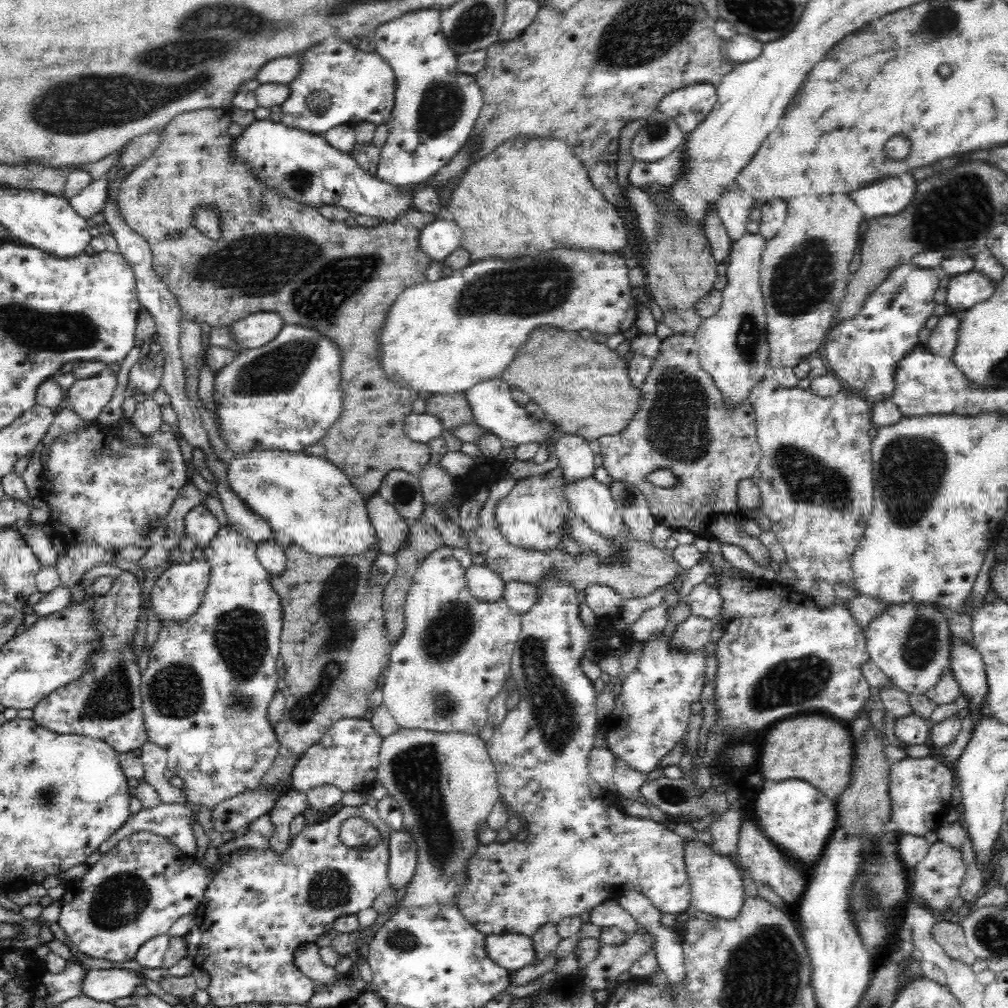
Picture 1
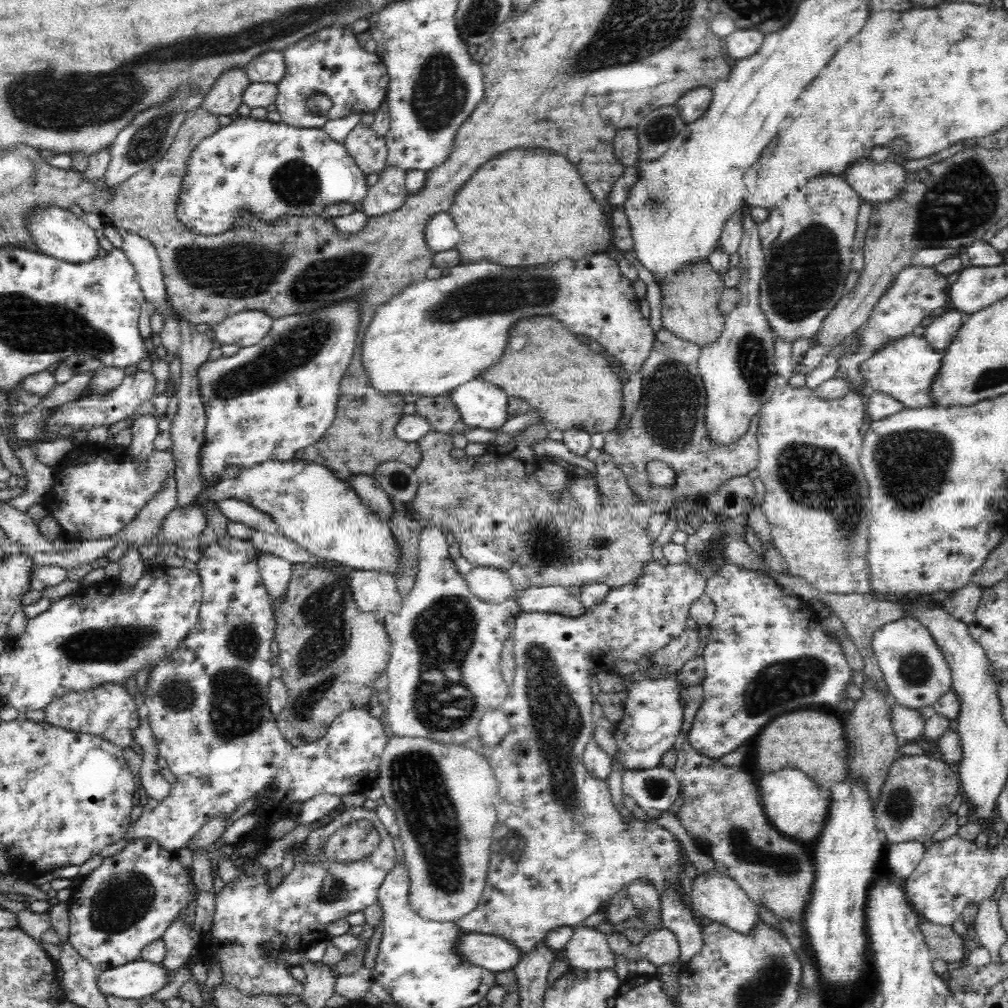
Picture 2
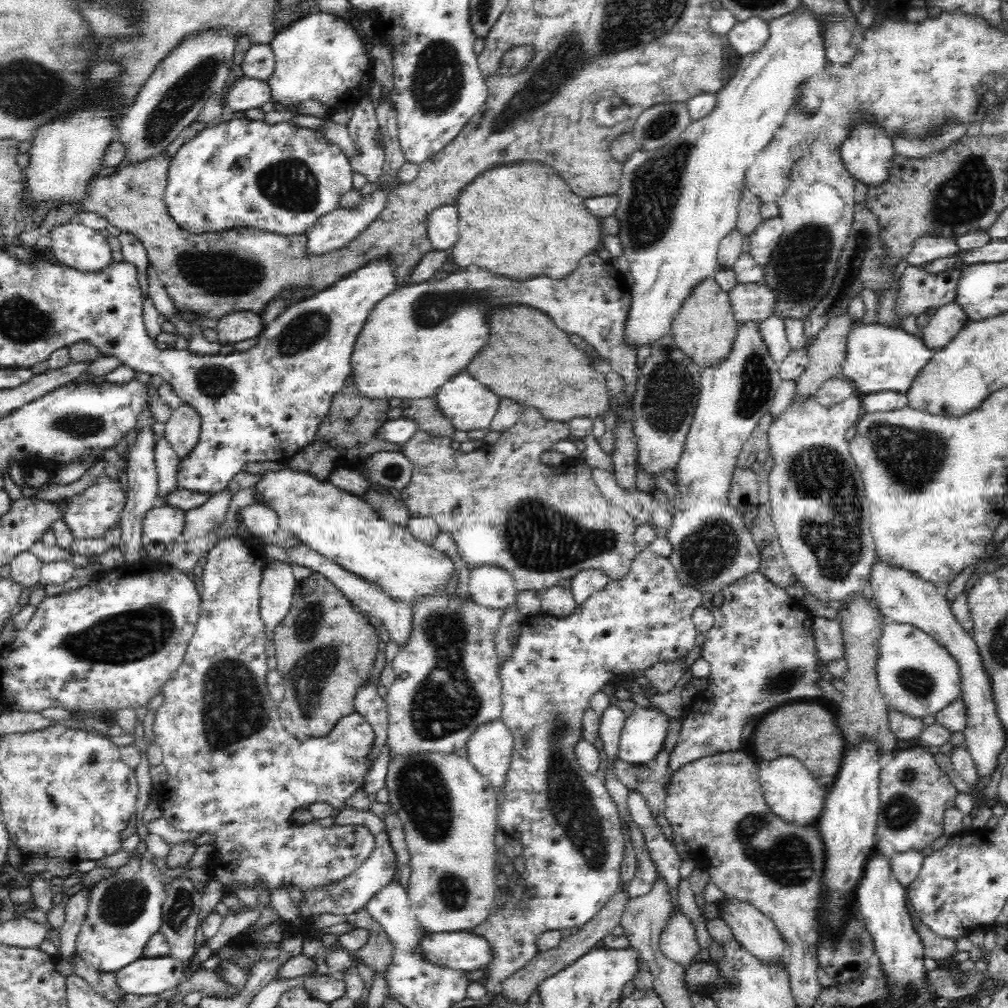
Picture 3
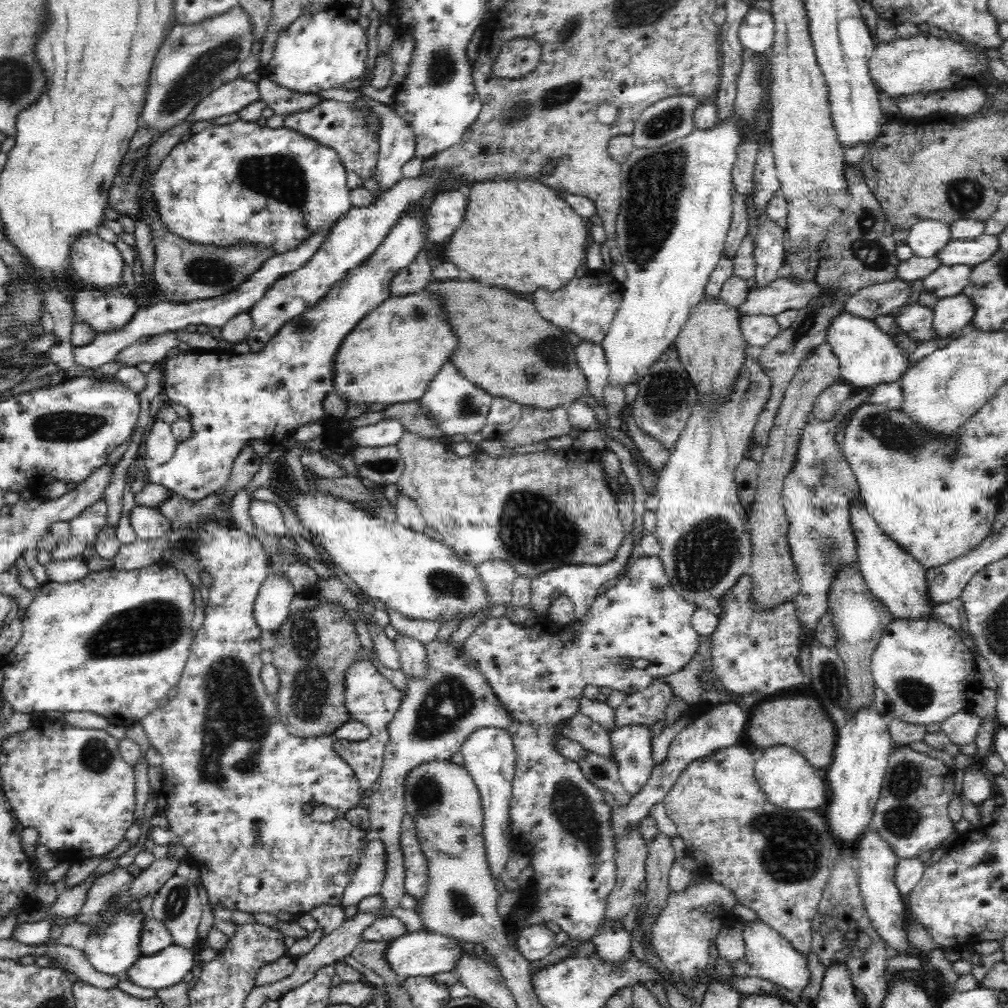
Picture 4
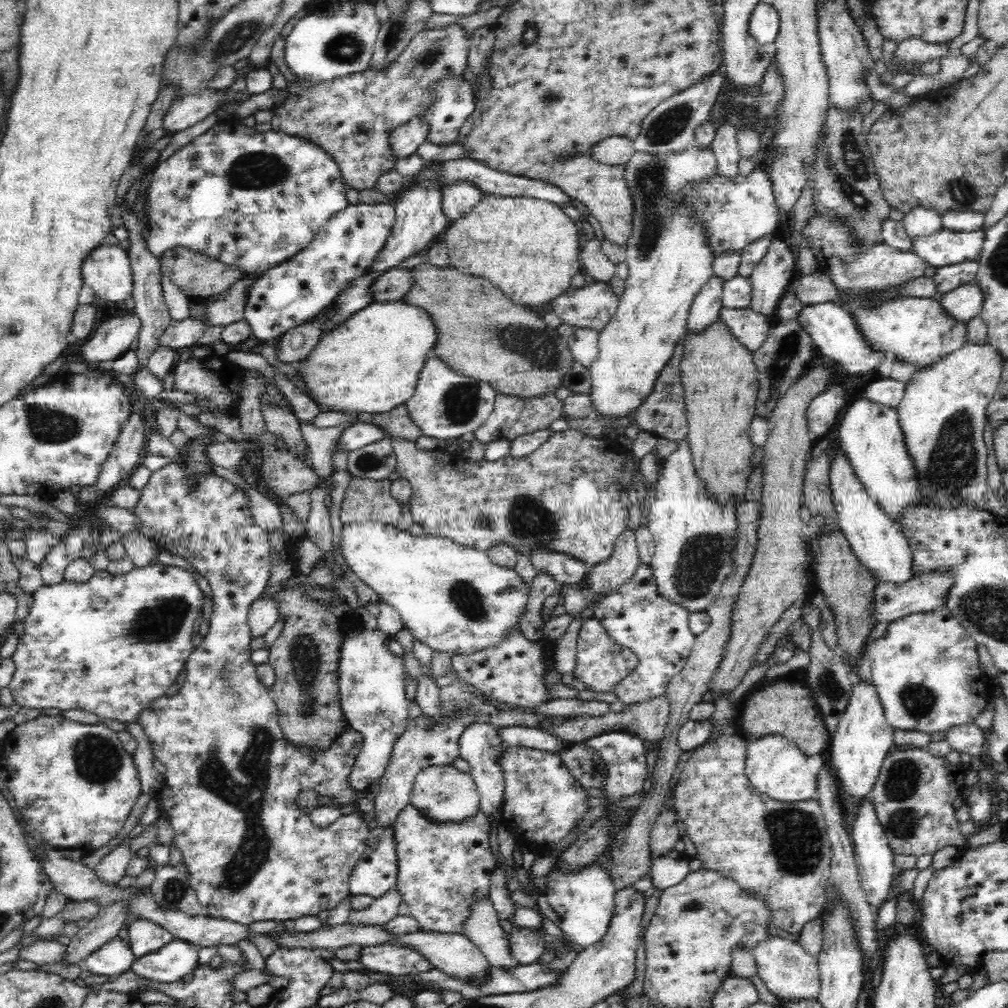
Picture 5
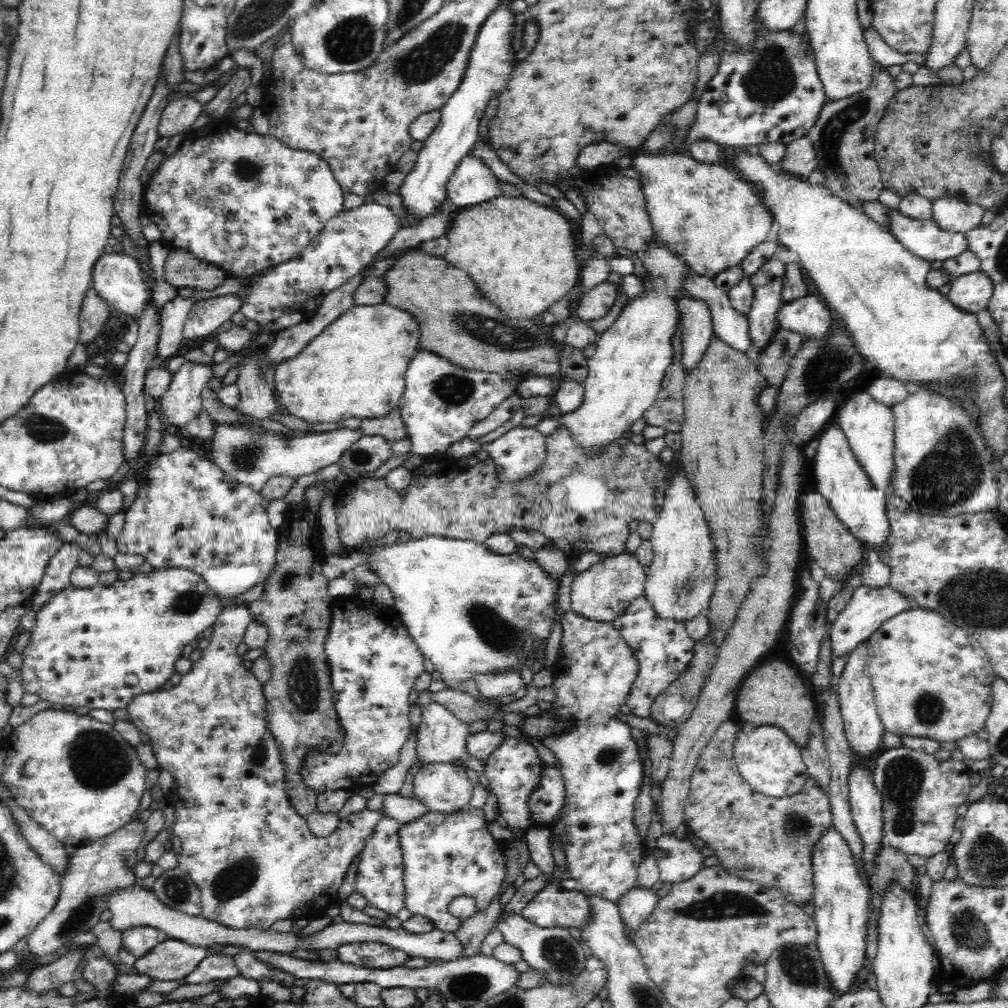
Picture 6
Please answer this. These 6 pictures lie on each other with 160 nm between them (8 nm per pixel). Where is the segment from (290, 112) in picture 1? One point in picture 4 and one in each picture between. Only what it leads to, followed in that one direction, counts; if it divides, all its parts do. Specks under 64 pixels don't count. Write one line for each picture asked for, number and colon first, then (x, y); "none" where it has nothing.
2: (327, 75)
3: (322, 56)
4: (317, 52)

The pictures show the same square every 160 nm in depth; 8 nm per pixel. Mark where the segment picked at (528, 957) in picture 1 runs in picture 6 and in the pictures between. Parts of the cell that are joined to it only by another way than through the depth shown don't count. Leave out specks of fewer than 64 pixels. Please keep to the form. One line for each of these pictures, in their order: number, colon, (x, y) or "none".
2: (495, 954)
3: (463, 951)
4: (422, 953)
5: (396, 960)
6: (376, 955)

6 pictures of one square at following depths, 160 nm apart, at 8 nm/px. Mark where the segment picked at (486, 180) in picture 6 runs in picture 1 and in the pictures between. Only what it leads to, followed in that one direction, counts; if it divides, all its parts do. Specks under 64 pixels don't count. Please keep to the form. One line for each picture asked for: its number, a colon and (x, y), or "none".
1: (440, 238)
2: (441, 233)
3: (442, 225)
4: (446, 212)
5: (458, 198)

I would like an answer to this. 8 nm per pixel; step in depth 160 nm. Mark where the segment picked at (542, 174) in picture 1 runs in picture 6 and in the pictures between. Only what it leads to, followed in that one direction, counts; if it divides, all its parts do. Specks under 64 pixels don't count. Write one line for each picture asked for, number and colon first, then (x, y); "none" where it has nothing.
2: (524, 206)
3: (519, 219)
4: (517, 233)
5: (528, 248)
6: (518, 253)

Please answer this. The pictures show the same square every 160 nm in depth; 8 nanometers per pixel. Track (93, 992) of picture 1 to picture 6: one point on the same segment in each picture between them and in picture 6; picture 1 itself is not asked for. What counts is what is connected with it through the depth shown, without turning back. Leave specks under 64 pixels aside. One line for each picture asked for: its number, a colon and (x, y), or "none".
2: (139, 979)
3: (146, 976)
4: (166, 968)
5: (170, 962)
6: (173, 959)

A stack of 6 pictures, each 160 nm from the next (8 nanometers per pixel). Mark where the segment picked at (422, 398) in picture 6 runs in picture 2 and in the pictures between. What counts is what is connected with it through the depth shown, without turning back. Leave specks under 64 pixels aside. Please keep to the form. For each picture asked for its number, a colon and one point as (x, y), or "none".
2: (481, 404)
3: (469, 405)
4: (458, 406)
5: (445, 405)

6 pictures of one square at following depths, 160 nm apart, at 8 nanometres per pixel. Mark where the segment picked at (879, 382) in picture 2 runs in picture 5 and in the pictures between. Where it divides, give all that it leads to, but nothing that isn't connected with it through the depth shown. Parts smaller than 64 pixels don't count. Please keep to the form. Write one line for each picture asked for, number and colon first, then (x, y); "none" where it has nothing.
3: (877, 358)
4: (867, 356)
5: (833, 330)

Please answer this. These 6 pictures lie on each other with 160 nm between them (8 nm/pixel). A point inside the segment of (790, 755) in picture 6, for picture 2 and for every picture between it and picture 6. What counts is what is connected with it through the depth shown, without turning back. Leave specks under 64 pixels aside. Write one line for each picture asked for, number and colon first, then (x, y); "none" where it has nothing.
2: (797, 807)
3: (793, 794)
4: (786, 778)
5: (775, 766)

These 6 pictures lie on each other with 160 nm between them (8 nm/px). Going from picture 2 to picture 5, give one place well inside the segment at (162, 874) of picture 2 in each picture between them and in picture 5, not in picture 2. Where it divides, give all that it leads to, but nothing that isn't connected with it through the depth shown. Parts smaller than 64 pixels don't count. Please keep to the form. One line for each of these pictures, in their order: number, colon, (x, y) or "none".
3: (124, 910)
4: (113, 950)
5: (114, 958)

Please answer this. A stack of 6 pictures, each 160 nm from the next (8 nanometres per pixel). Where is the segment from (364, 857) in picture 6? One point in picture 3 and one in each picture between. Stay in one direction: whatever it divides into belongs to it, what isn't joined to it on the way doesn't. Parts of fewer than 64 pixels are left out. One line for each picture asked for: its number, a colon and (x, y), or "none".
3: (351, 895)
4: (368, 879)
5: (375, 874)

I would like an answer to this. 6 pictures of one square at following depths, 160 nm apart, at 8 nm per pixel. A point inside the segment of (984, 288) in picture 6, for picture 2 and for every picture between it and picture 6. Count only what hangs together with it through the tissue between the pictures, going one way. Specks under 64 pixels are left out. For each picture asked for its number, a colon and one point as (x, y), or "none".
2: (944, 328)
3: (947, 322)
4: (951, 314)
5: (964, 302)

